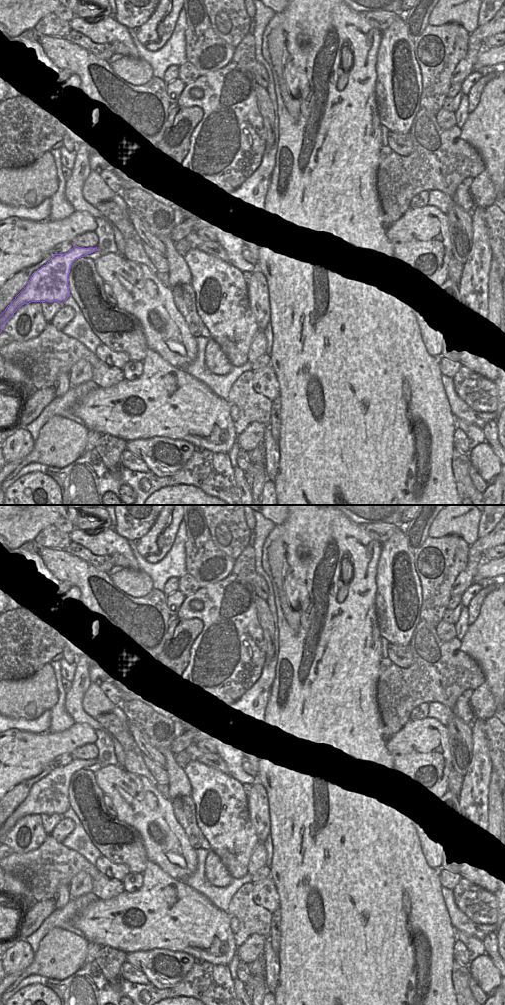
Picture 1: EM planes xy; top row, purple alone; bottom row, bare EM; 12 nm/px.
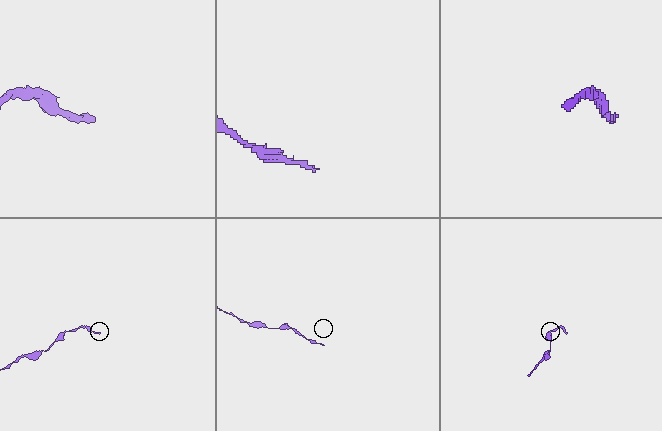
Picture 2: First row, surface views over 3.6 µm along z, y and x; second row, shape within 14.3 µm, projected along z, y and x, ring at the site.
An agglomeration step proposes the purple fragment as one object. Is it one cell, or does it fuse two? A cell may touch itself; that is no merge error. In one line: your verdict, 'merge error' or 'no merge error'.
no merge error

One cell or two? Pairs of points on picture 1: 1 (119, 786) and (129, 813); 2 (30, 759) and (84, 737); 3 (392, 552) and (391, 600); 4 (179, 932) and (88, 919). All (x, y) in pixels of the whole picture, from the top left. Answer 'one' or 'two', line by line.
1: one
2: one
3: one
4: one

